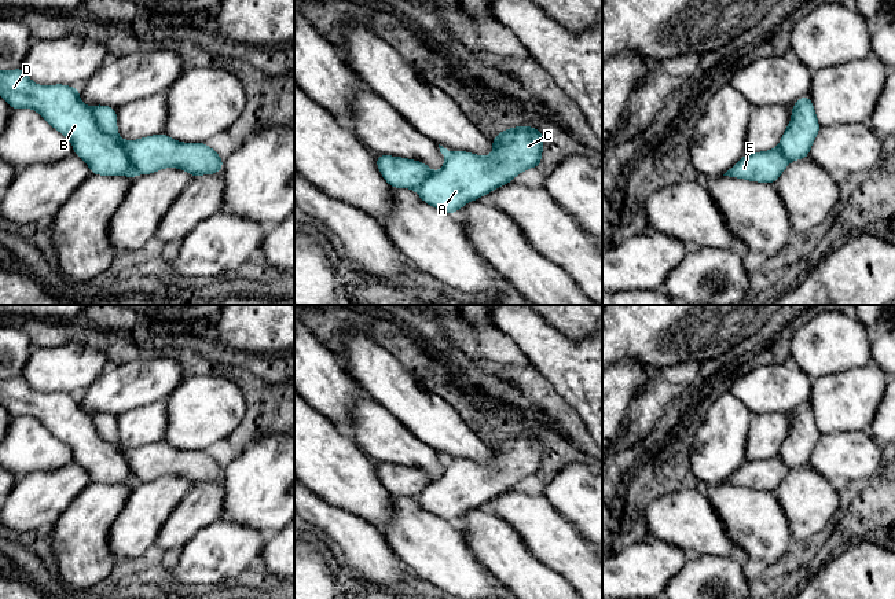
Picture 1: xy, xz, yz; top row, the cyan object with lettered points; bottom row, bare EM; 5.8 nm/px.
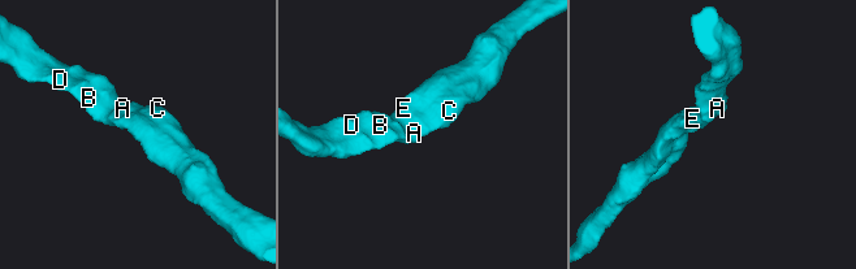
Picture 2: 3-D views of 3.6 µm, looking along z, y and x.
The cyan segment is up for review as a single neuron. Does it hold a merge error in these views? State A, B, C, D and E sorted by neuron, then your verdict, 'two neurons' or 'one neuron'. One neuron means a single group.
A C / B D E; two neurons

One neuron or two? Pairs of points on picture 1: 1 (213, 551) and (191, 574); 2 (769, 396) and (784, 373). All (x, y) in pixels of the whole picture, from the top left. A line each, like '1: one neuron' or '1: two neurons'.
1: one neuron
2: one neuron

